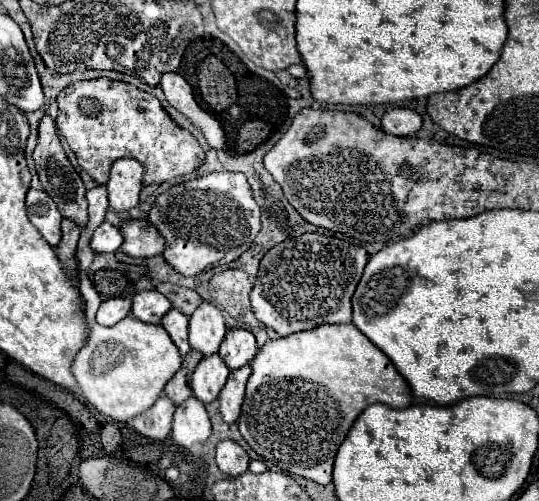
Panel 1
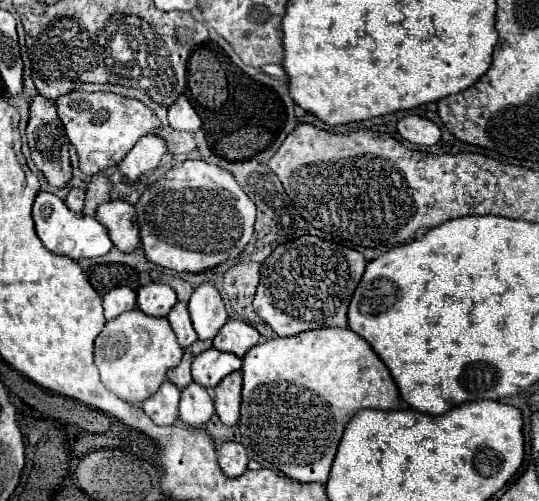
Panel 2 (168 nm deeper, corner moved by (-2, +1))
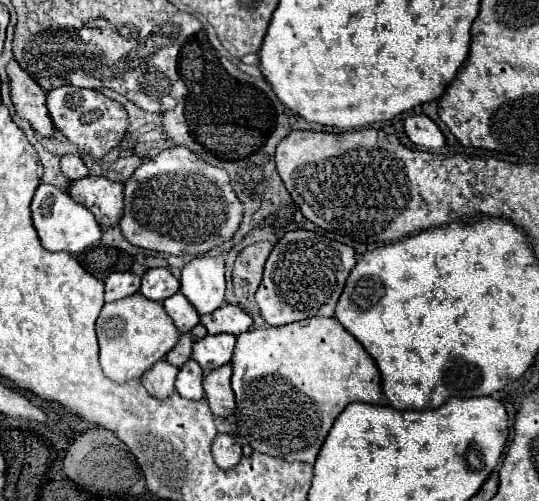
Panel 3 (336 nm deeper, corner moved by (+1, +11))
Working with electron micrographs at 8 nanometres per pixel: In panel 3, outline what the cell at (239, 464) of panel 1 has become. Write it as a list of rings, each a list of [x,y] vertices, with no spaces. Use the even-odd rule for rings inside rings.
[[[217,434],[213,440],[213,458],[219,468],[233,468],[241,460],[241,446],[229,434]]]

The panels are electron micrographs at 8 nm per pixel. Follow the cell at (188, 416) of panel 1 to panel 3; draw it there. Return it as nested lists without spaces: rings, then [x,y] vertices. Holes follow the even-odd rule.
[[[189,360],[185,366],[179,368],[179,374],[175,380],[175,390],[187,400],[201,400],[205,396],[203,372],[195,360]]]

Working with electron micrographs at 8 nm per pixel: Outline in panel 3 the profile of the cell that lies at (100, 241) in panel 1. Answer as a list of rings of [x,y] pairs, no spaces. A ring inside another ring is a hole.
[[[49,184],[37,186],[31,202],[31,214],[33,214],[33,226],[41,238],[43,248],[51,252],[65,250],[69,254],[77,254],[101,240],[101,228],[95,222],[95,216],[57,186],[49,186]]]

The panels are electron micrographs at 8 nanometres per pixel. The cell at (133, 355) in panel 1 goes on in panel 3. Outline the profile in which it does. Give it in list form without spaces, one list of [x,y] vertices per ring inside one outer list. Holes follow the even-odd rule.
[[[139,292],[133,296],[127,296],[125,300],[117,300],[113,304],[105,304],[99,318],[97,318],[97,340],[99,340],[99,364],[103,374],[119,384],[125,384],[129,380],[139,380],[155,362],[163,360],[167,352],[177,344],[179,332],[173,324],[173,320],[163,310],[163,304],[147,300]]]

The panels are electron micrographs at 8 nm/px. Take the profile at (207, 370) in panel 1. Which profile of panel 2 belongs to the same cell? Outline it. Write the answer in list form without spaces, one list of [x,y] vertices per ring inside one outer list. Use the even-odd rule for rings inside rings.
[[[210,348],[194,358],[192,378],[194,382],[200,382],[204,388],[208,388],[208,386],[216,386],[224,376],[240,368],[242,368],[242,358],[236,358],[236,354]]]

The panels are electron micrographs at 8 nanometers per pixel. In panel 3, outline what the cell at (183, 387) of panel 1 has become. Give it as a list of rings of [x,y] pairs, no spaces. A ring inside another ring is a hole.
[[[189,332],[181,334],[177,346],[167,354],[167,362],[181,368],[191,358],[191,346],[193,346],[193,336]]]

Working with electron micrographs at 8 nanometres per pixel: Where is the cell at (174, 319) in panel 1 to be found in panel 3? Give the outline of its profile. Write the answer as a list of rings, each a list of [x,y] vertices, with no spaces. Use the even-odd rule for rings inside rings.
[[[181,292],[169,296],[169,298],[163,302],[163,306],[165,306],[167,314],[171,316],[171,320],[175,322],[175,326],[177,326],[177,330],[179,330],[181,334],[189,332],[193,326],[199,324],[197,310],[191,308],[189,300],[187,300]]]

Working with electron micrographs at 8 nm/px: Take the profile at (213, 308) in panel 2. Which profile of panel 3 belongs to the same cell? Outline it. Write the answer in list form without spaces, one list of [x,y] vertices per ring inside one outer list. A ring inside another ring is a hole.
[[[197,256],[181,270],[181,294],[193,304],[199,316],[215,312],[225,300],[223,256]]]

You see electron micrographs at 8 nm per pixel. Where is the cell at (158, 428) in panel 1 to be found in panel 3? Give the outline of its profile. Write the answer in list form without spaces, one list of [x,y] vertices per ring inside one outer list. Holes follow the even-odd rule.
[[[161,360],[149,372],[145,372],[141,376],[141,382],[153,398],[165,400],[175,392],[173,384],[175,384],[177,372],[179,372],[179,368],[173,368],[167,360]]]

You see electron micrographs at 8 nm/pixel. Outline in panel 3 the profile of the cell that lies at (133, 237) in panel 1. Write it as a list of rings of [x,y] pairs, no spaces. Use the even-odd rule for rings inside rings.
[[[87,176],[67,190],[69,196],[87,206],[101,228],[117,226],[123,214],[123,184],[103,176]]]

